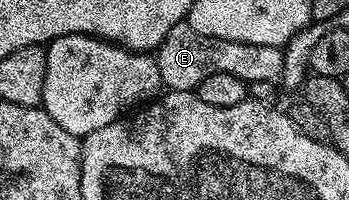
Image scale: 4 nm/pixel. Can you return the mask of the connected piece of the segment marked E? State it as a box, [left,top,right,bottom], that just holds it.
[157,23,283,92]

